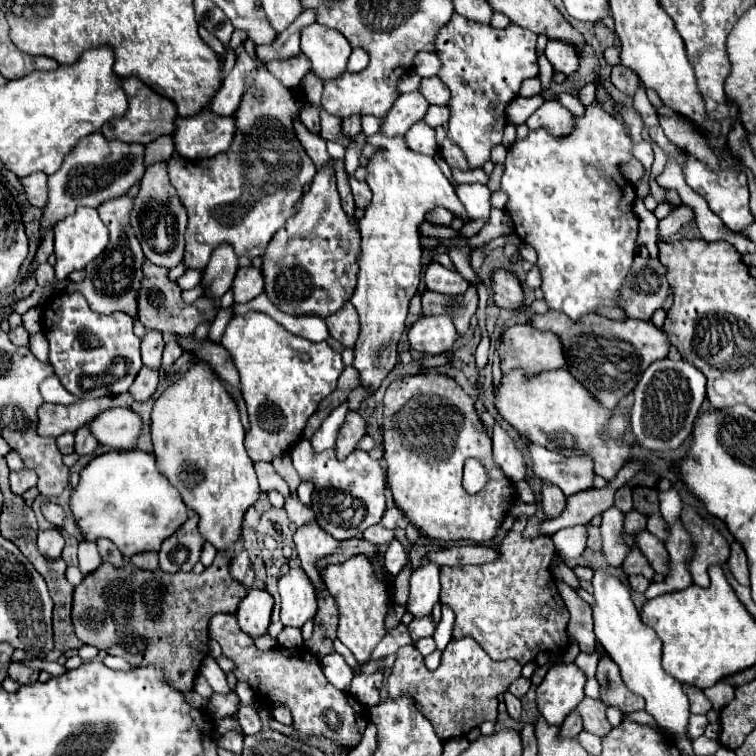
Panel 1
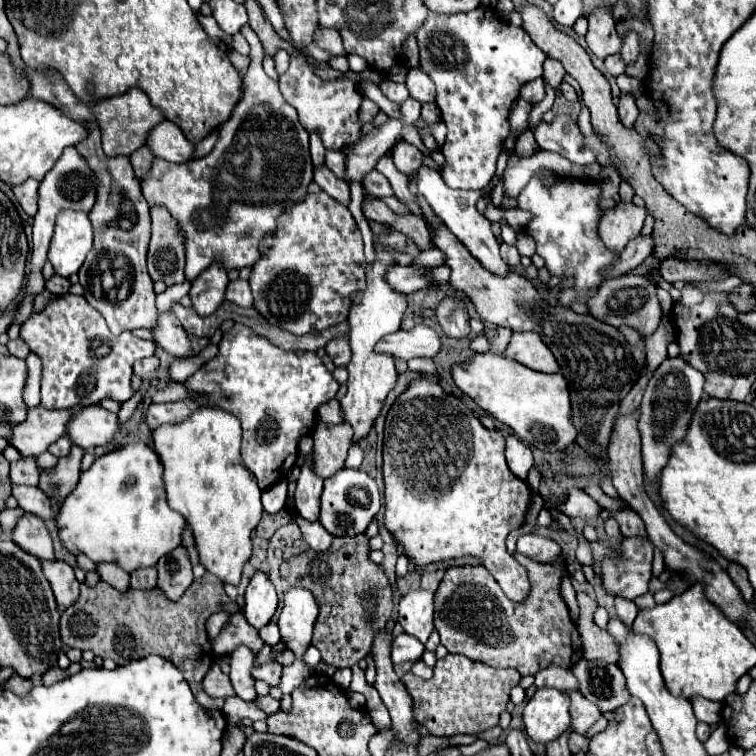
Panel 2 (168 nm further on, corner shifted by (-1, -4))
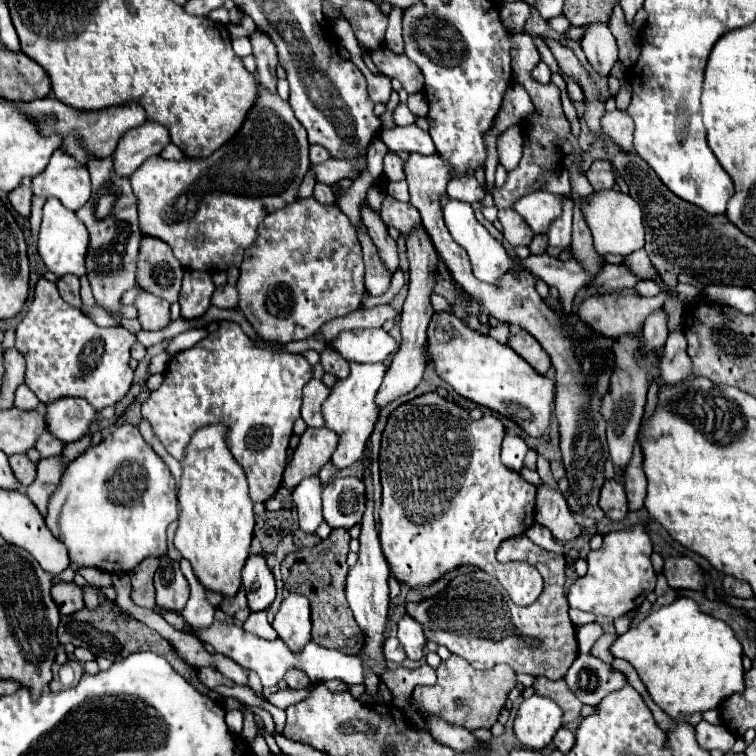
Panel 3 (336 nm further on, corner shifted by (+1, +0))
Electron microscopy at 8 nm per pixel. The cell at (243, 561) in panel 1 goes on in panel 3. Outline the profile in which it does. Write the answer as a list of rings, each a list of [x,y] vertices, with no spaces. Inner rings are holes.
[[[241,588],[233,598],[225,598],[225,600],[221,602],[221,610],[225,610],[229,616],[233,616],[237,624],[243,624],[243,622],[249,618],[249,614],[251,614],[251,610],[249,610],[249,606],[247,606],[245,590]]]

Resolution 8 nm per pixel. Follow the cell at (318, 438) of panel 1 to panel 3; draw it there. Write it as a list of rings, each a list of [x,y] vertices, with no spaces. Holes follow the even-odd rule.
[[[319,476],[305,478],[293,490],[293,502],[299,512],[299,526],[305,532],[315,532],[317,526],[323,522],[321,516],[321,480]]]

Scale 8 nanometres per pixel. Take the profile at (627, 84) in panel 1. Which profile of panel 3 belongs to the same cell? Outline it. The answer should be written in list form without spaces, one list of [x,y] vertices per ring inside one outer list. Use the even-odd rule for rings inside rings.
[[[613,110],[607,112],[603,122],[605,124],[605,132],[609,132],[609,138],[613,138],[613,142],[617,146],[621,146],[621,150],[633,152],[633,118],[629,116],[627,110]]]

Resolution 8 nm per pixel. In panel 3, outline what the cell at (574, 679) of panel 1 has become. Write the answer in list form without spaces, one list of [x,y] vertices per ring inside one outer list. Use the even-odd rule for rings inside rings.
[[[533,694],[531,698],[523,700],[517,710],[515,734],[525,748],[541,750],[563,726],[561,718],[563,712],[551,698]]]

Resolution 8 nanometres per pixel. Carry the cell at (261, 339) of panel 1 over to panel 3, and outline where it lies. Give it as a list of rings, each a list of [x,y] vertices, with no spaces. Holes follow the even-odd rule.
[[[223,320],[219,328],[211,332],[205,340],[197,342],[193,348],[179,352],[173,356],[165,370],[165,380],[159,390],[151,392],[151,396],[143,402],[143,418],[151,424],[155,436],[161,440],[165,450],[181,460],[185,444],[191,434],[207,424],[223,422],[229,426],[227,446],[235,460],[243,466],[245,476],[249,480],[253,502],[269,500],[281,486],[283,464],[287,458],[289,438],[293,434],[293,424],[301,416],[301,390],[313,378],[313,366],[305,360],[303,354],[289,352],[271,352],[267,348],[255,346],[249,336],[241,330],[237,322]]]

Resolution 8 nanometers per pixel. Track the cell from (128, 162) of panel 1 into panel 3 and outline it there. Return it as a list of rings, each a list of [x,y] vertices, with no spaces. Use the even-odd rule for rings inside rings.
[[[63,148],[53,152],[45,172],[33,178],[31,190],[35,196],[59,198],[69,210],[79,210],[91,194],[91,182],[87,166],[69,156]]]

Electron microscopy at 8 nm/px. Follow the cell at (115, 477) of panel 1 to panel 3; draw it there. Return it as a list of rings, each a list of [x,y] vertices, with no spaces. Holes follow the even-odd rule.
[[[123,424],[113,434],[105,436],[101,444],[91,446],[87,452],[69,462],[65,476],[53,500],[49,500],[47,526],[59,538],[67,550],[71,562],[79,566],[93,566],[103,572],[131,572],[145,558],[159,558],[167,554],[167,526],[179,518],[179,504],[175,494],[177,482],[171,476],[167,464],[155,454],[155,450],[143,440],[137,426]]]

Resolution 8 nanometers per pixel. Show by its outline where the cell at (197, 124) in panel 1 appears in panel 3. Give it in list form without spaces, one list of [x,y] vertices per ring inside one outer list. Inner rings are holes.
[[[145,122],[129,130],[121,138],[113,154],[117,172],[121,172],[123,176],[131,176],[147,158],[161,154],[167,144],[171,144],[171,138],[163,124]]]

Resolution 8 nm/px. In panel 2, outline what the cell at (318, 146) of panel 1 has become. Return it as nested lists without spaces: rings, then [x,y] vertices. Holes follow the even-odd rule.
[[[325,166],[315,170],[315,182],[335,200],[339,200],[343,206],[349,206],[351,202],[351,192],[349,192],[349,184],[339,180],[331,170],[327,170]]]

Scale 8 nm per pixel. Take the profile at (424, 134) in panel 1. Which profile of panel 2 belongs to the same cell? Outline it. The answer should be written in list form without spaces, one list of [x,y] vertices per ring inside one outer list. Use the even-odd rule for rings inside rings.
[[[397,142],[393,148],[393,164],[401,174],[411,174],[415,172],[415,168],[421,166],[423,160],[423,152],[419,148],[415,148],[409,142]]]

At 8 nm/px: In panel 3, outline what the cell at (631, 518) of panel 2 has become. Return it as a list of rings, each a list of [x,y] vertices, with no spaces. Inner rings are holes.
[[[607,480],[601,488],[601,500],[599,506],[607,514],[607,518],[621,522],[629,514],[629,504],[627,504],[627,494],[621,482],[617,480]]]

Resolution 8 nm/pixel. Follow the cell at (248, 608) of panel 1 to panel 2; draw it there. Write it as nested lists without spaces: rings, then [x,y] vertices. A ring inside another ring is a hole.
[[[255,570],[245,592],[245,608],[243,608],[245,618],[249,620],[251,626],[259,630],[271,620],[275,610],[277,610],[275,586],[261,570]]]

